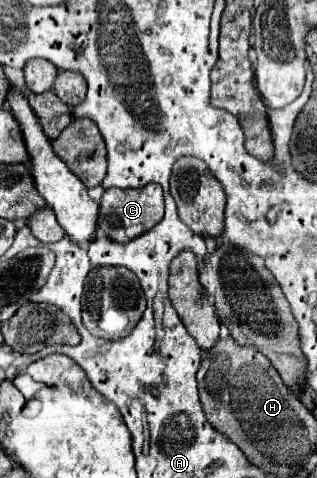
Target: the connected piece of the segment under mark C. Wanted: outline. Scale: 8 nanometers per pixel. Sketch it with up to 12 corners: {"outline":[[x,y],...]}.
{"outline":[[162,186],[108,188],[98,228],[130,242],[164,216]]}

